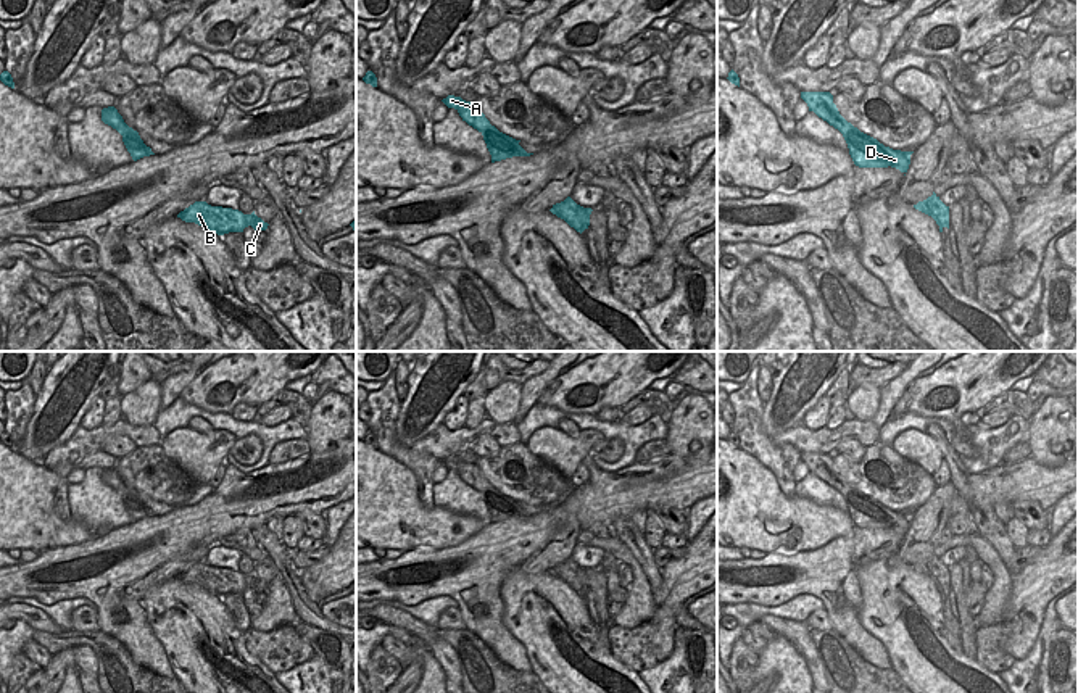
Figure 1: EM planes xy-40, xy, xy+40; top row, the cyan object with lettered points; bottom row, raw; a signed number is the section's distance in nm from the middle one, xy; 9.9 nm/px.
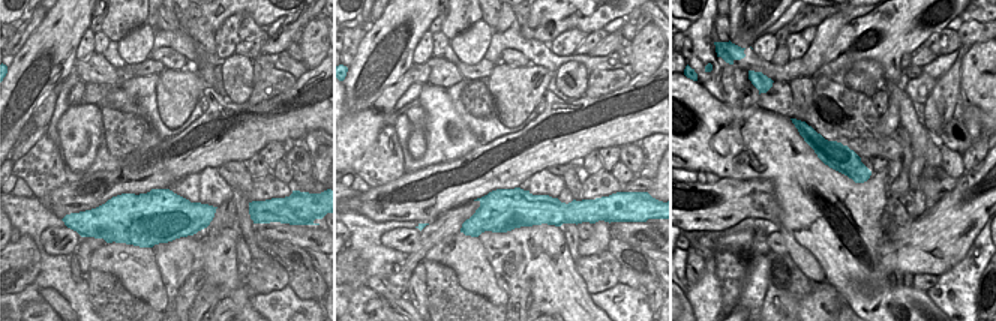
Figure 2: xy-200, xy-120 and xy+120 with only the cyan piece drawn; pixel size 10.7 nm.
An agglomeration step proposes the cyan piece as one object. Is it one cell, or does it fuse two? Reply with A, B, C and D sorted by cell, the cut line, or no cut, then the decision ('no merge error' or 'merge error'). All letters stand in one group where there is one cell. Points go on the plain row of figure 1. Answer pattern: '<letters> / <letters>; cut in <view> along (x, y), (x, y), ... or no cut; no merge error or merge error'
A D / B C; cut in xy along (553, 568), (568, 564), (574, 571), (585, 569); merge error

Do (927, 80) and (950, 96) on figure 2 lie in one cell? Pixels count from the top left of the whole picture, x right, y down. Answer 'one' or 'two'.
two

